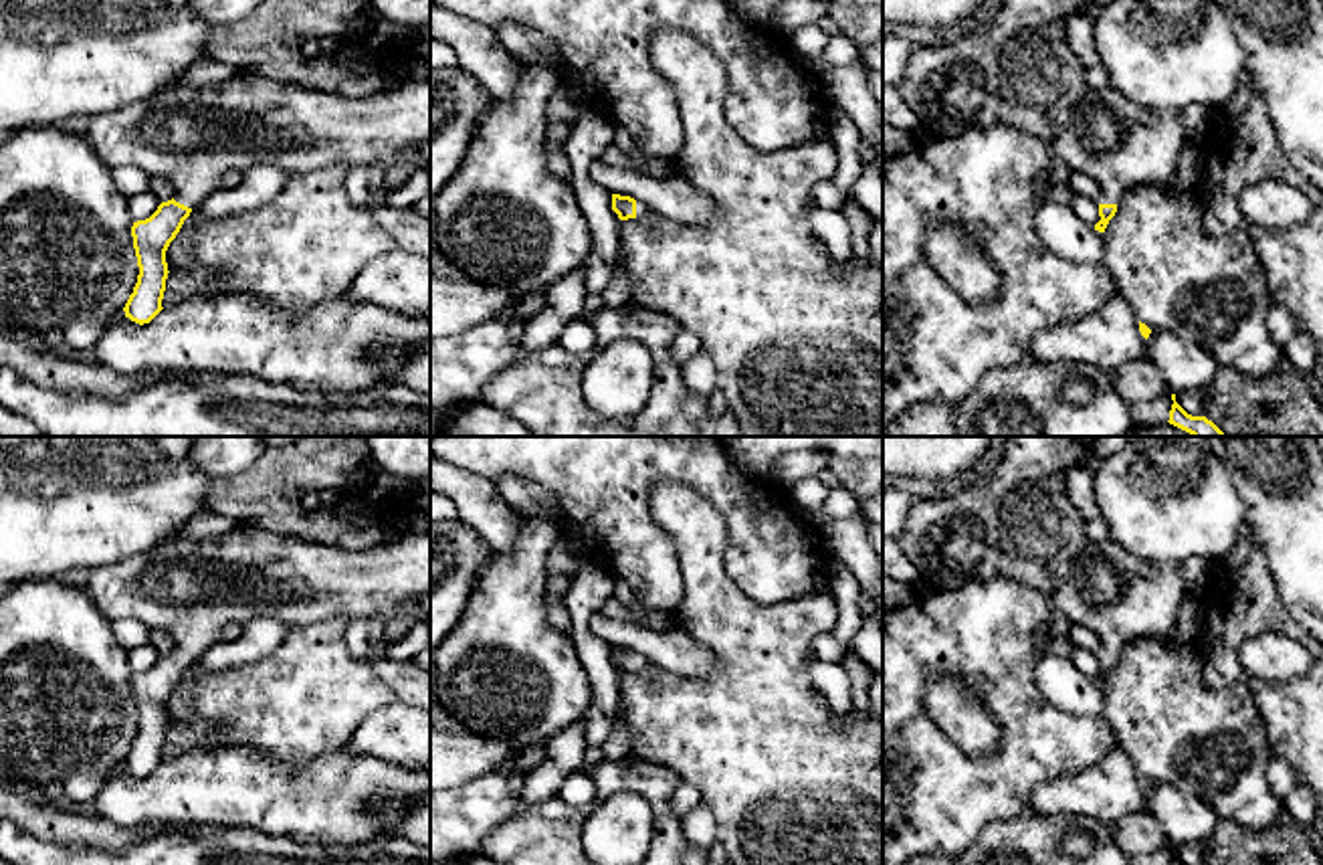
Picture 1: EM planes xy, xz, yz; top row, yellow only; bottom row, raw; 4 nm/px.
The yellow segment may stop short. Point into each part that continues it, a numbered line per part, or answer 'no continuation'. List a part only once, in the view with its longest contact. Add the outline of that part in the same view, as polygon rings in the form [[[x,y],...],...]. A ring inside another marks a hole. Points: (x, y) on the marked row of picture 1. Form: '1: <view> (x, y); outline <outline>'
1: xy (190, 136); outline [[[257,73],[204,87],[174,85],[154,97],[85,121],[85,133],[109,168],[135,166],[174,184],[174,200],[196,208],[220,190],[226,170],[267,162],[285,174],[329,164],[372,164],[430,137],[430,77],[400,81],[370,97],[343,97]]]

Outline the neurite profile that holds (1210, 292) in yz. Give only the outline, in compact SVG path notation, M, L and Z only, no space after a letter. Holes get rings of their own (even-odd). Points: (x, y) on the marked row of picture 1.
M1165 184L1129 190L1103 232L1103 265L1117 293L1151 331L1172 331L1186 344L1206 348L1220 366L1250 378L1289 368L1285 346L1266 327L1270 293L1252 238L1246 230L1212 236L1200 198L1174 200Z

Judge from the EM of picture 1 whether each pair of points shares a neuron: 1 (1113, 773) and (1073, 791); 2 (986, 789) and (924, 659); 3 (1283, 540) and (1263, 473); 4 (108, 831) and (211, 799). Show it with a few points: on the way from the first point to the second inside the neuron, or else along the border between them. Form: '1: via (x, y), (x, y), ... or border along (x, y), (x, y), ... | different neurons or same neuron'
1: via (1103, 783), (1095, 791), (1083, 791) | same neuron
2: via (952, 766), (911, 726), (911, 694) | same neuron
3: via (1283, 524), (1283, 494), (1279, 490) | same neuron
4: border along (97, 813), (122, 827), (166, 827) | different neurons

